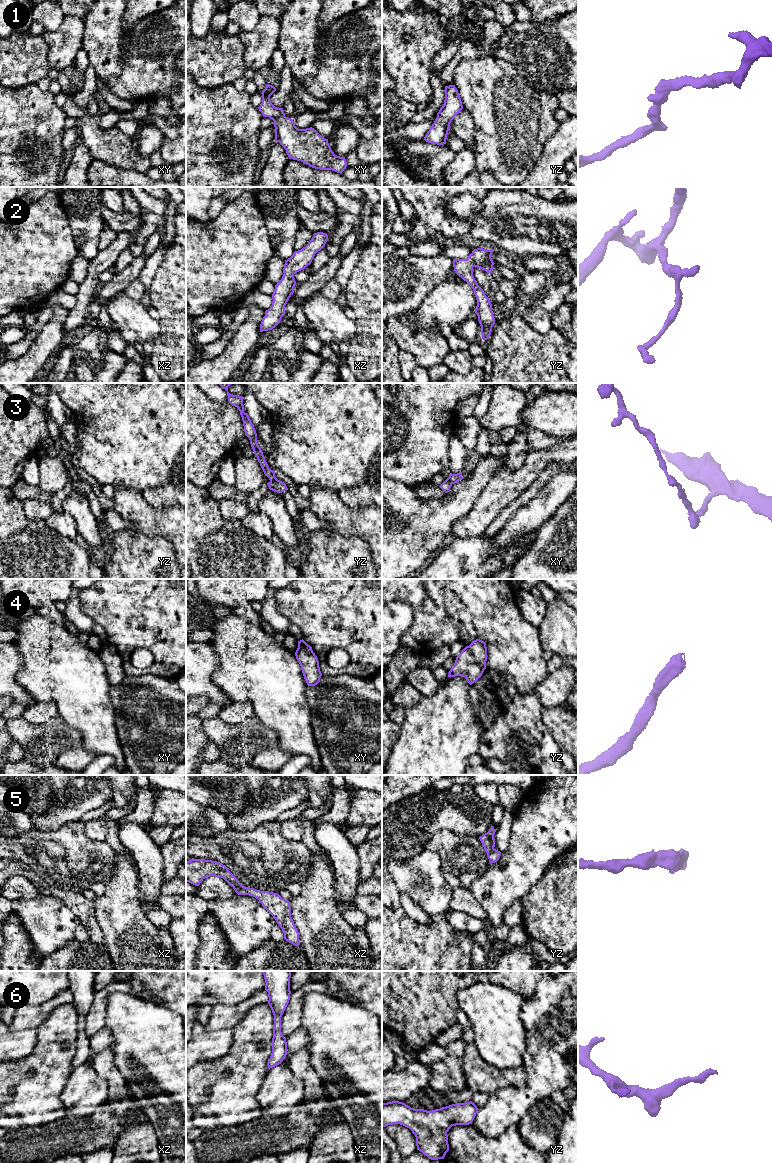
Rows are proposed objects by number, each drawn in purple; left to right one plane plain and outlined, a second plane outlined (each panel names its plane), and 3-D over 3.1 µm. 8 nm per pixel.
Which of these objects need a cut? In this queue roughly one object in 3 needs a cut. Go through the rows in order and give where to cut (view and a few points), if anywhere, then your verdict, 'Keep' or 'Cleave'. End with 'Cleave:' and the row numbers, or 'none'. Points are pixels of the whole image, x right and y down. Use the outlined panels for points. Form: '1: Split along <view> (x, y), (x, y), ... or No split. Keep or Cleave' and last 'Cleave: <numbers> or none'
1: No split. Keep
2: No split. Keep
3: Split along yz (277, 479), (270, 481). Cleave
4: No split. Keep
5: No split. Keep
6: No split. Keep
Cleave: 3

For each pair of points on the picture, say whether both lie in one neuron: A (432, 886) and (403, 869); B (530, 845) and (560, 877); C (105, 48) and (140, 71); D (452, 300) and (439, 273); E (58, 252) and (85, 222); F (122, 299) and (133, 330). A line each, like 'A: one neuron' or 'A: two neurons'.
A: one neuron
B: two neurons
C: one neuron
D: two neurons
E: two neurons
F: one neuron

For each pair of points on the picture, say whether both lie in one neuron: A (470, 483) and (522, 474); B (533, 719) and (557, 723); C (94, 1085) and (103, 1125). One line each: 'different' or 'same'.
A: different
B: different
C: different

